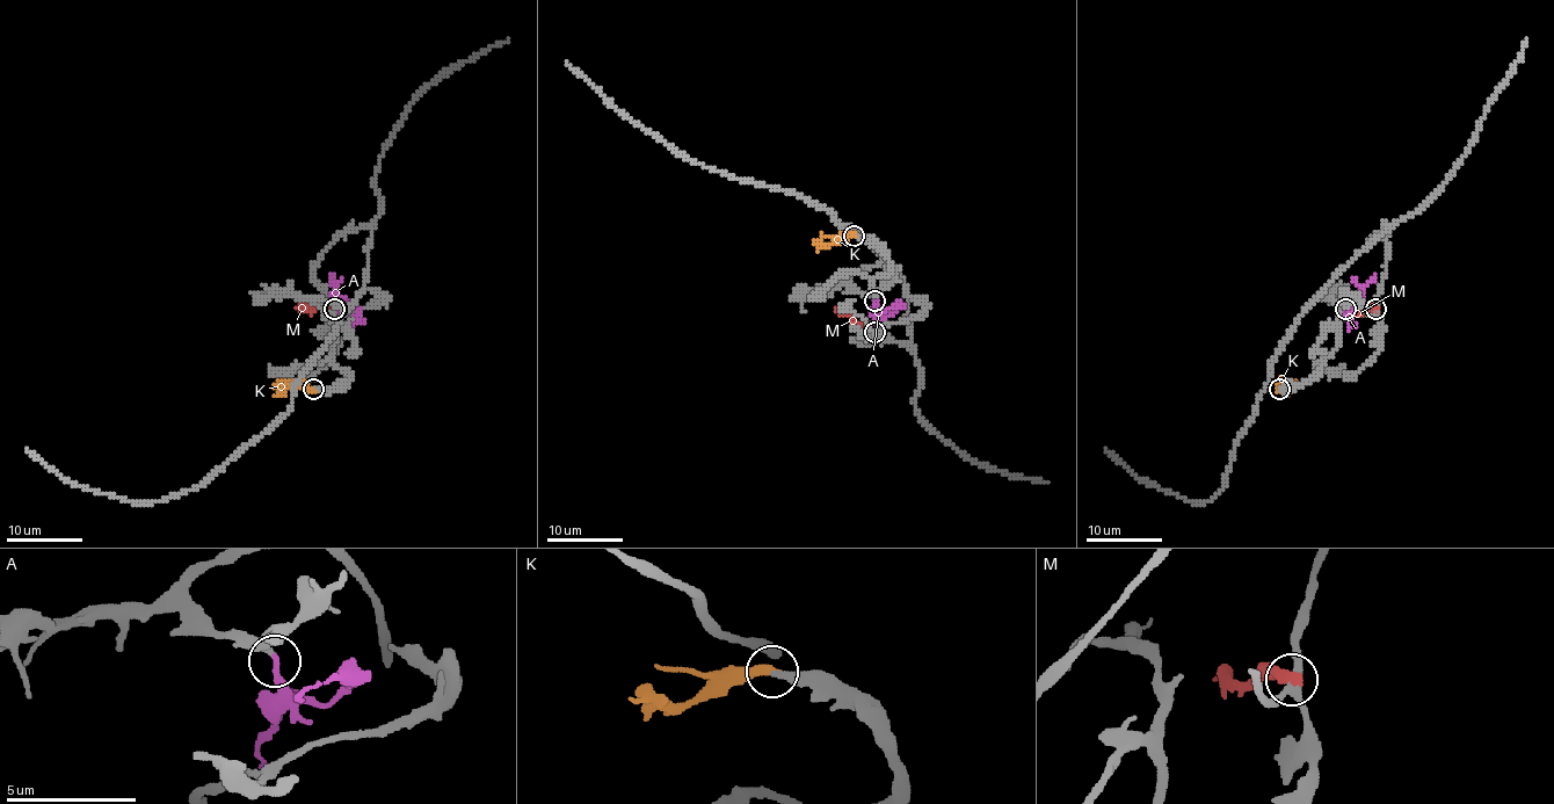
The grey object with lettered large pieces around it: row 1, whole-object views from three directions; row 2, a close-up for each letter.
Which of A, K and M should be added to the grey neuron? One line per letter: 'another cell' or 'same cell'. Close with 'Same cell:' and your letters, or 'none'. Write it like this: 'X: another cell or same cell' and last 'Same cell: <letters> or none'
A: another cell
K: same cell
M: another cell
Same cell: K

